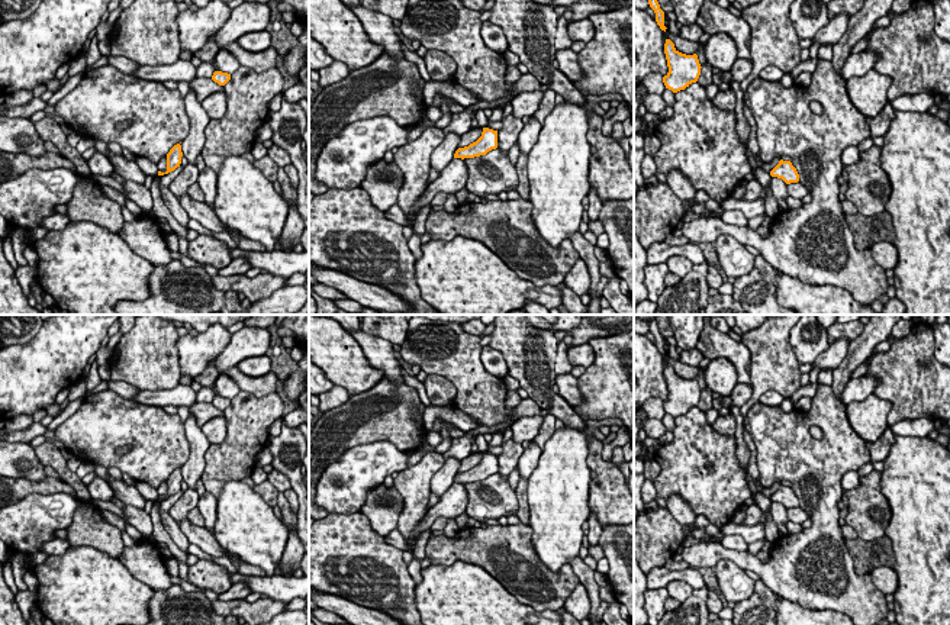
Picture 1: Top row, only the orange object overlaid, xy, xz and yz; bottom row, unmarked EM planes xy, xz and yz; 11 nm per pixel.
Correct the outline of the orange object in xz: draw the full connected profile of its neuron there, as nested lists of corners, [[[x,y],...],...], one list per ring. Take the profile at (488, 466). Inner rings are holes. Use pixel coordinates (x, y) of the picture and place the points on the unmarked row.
[[[483,452],[482,461],[468,471],[458,473],[454,483],[474,483],[497,473],[497,455]]]

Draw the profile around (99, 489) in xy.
[[[97,476],[93,479],[90,484],[87,484],[87,490],[91,499],[103,502],[112,502],[115,494],[109,483]]]

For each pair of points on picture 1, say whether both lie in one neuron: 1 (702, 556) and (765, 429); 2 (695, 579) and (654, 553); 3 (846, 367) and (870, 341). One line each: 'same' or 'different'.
1: same
2: different
3: same

